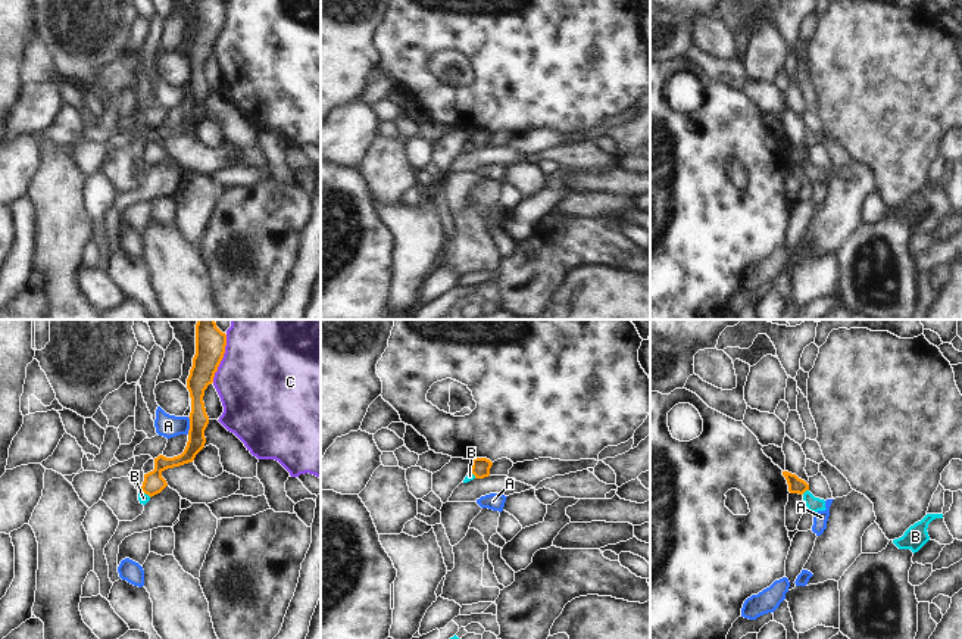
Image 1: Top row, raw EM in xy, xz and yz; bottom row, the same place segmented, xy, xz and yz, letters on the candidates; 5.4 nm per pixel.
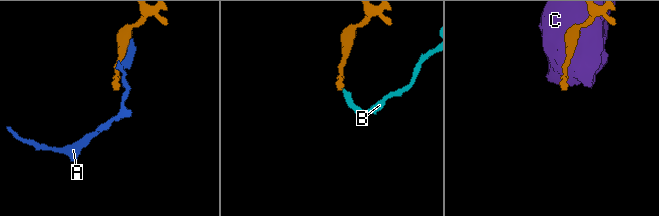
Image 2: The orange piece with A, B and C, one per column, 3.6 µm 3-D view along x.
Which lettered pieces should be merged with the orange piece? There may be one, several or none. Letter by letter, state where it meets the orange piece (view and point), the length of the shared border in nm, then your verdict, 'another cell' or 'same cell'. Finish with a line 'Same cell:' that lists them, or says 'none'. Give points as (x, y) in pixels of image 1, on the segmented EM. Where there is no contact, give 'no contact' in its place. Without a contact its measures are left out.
A: xy (190, 426) | 100 nm | another cell
B: yz (805, 491) | 50 nm | another cell
C: xy (222, 357) | 280 nm | another cell
Same cell: none

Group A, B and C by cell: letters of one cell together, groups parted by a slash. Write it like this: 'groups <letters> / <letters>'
groups A / B / C

